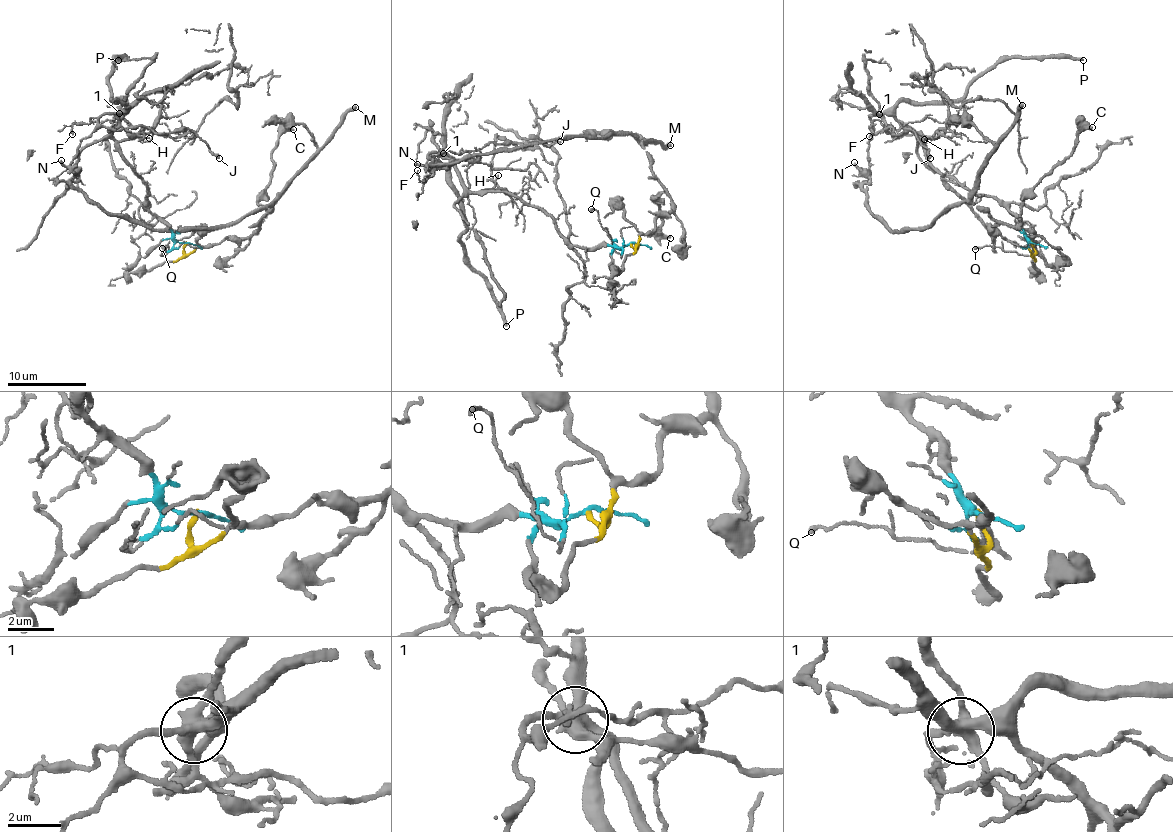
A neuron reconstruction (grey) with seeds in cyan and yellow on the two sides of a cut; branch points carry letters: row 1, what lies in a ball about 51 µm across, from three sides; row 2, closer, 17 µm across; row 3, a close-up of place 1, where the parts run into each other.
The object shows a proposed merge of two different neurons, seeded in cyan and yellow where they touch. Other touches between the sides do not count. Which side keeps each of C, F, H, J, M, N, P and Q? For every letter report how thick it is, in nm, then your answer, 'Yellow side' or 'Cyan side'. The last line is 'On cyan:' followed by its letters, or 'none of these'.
C: Thickness 320 nm. Yellow side
F: Thickness 80 nm. Cyan side
H: Thickness 130 nm. Cyan side
J: Thickness 240 nm. Cyan side
M: Thickness 380 nm. Yellow side
N: Thickness 200 nm. Yellow side
P: Thickness 280 nm. Cyan side
Q: Thickness 190 nm. Cyan side
On cyan: F, H, J, P, Q

